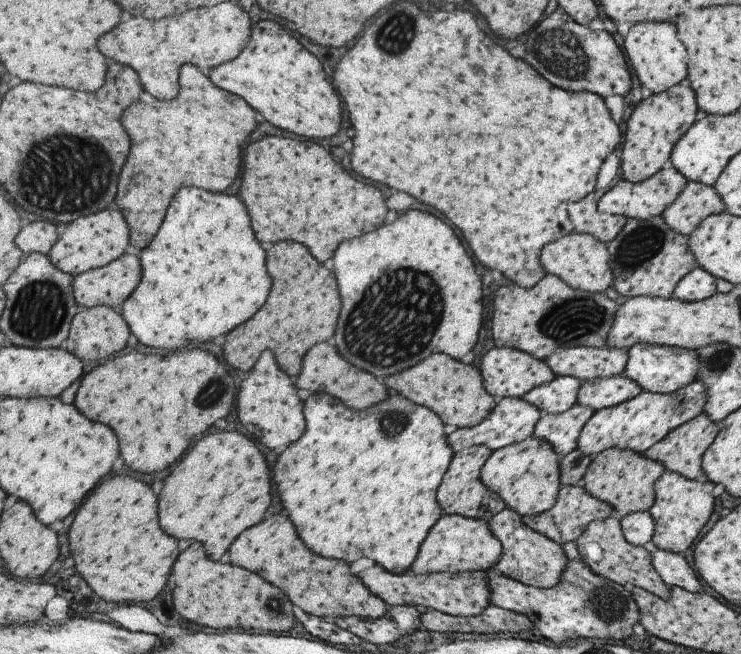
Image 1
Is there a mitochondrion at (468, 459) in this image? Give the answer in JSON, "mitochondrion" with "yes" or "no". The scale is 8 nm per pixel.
{"mitochondrion":"no"}

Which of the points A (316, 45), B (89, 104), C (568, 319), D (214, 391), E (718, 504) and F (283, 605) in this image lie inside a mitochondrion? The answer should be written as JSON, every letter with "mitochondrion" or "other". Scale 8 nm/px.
{"A":"other","B":"other","C":"mitochondrion","D":"mitochondrion","E":"other","F":"mitochondrion"}

